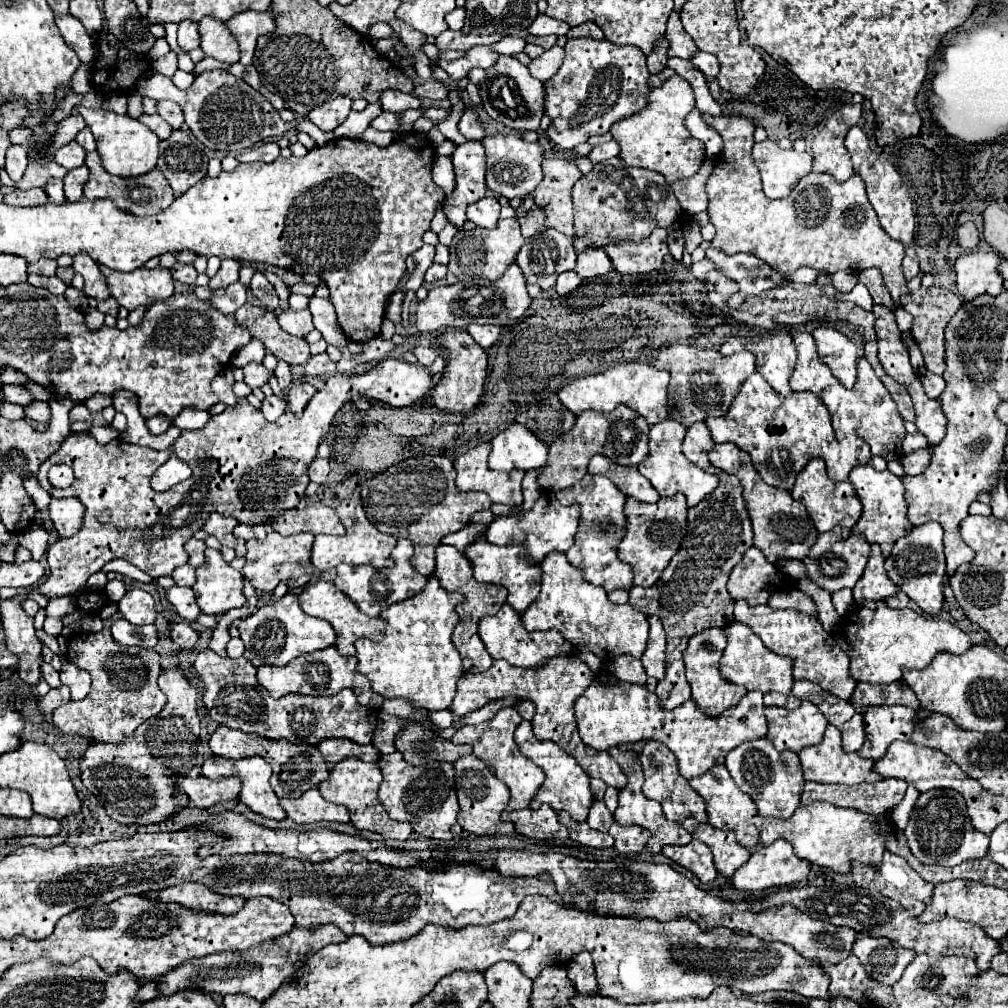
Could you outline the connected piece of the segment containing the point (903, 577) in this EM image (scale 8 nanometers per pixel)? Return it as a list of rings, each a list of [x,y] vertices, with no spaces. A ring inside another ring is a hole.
[[[924,523],[908,531],[904,537],[896,539],[892,555],[886,559],[886,573],[888,577],[912,599],[916,605],[928,613],[938,615],[944,603],[942,587],[946,577],[946,561],[944,561],[944,547],[942,547],[942,527],[940,523]]]

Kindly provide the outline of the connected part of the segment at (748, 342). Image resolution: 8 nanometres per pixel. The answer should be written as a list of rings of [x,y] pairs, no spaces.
[[[790,335],[772,337],[730,337],[722,347],[722,355],[750,351],[756,357],[756,371],[780,395],[790,395],[790,375],[796,365],[796,347]]]

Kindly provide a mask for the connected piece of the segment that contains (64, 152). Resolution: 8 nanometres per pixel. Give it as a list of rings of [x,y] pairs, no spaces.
[[[70,141],[68,145],[64,145],[56,151],[54,161],[66,169],[76,169],[76,167],[84,165],[84,157],[86,157],[86,151],[76,141]]]

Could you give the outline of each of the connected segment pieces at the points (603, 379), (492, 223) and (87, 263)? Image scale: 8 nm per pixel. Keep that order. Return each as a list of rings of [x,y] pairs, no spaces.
[[[620,363],[610,367],[608,371],[600,375],[590,375],[590,377],[580,377],[568,383],[560,393],[558,399],[562,405],[572,411],[574,415],[580,415],[582,411],[594,409],[594,411],[604,411],[610,413],[618,405],[628,405],[636,413],[640,413],[648,425],[656,425],[664,419],[668,419],[668,403],[666,403],[666,387],[668,387],[670,375],[666,371],[658,371],[652,365],[646,363]]]
[[[492,195],[468,207],[468,219],[484,229],[494,229],[498,225],[498,215],[500,215],[500,203]]]
[[[78,253],[74,257],[74,271],[84,277],[84,295],[94,297],[96,301],[106,301],[110,297],[110,289],[106,283],[106,277],[102,275],[96,261],[90,259],[86,253]]]

